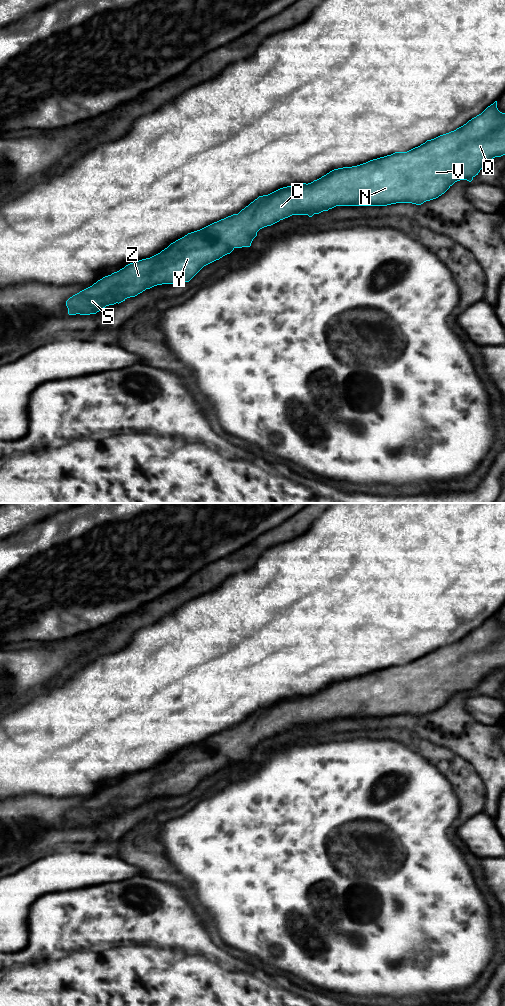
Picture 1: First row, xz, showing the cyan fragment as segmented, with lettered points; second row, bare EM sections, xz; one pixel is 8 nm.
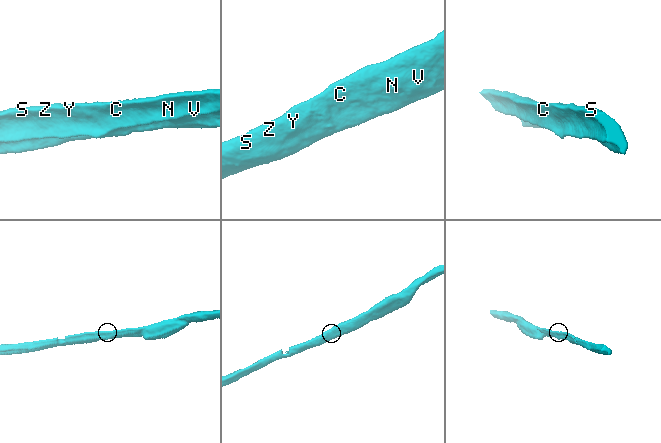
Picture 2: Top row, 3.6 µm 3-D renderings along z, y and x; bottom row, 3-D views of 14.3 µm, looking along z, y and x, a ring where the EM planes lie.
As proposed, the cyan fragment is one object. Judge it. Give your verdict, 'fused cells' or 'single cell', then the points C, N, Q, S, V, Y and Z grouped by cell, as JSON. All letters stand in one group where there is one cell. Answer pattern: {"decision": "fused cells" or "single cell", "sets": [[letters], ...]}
{"decision": "single cell", "sets": [["C", "N", "Q", "S", "V", "Y", "Z"]]}

